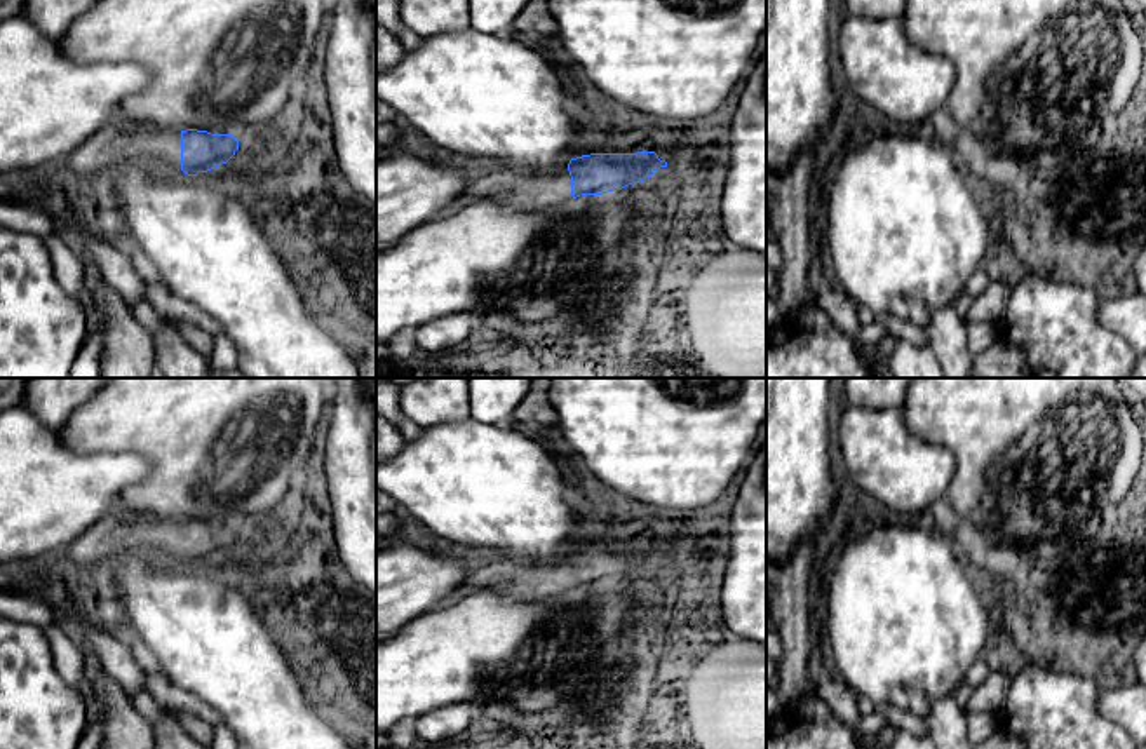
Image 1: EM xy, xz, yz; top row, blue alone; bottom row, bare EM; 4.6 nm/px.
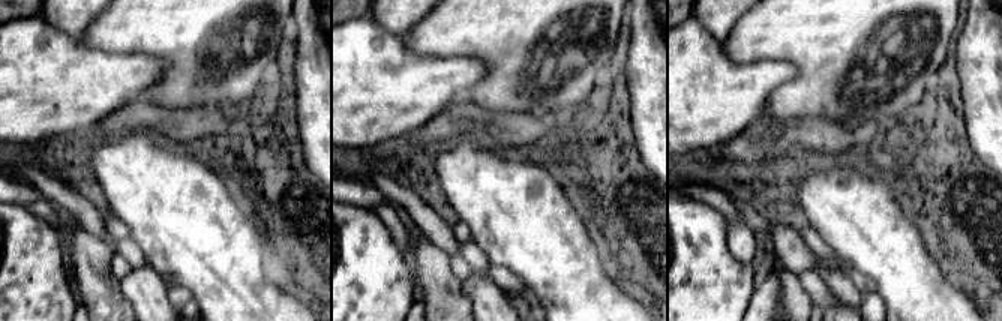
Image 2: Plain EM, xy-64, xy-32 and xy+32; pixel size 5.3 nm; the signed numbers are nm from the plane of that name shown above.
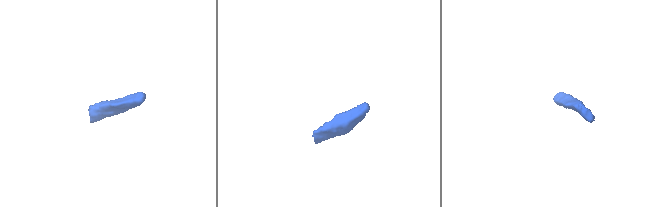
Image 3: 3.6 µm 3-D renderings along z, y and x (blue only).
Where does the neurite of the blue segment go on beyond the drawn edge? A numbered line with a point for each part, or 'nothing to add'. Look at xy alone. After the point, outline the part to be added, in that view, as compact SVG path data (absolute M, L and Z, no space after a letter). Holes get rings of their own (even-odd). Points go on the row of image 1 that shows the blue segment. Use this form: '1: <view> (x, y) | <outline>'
1: xy (159, 147) | M150 129L118 141L101 162L108 171L115 172L134 162L148 162L158 169L165 169L172 174L183 174L181 171L181 131L178 129Z

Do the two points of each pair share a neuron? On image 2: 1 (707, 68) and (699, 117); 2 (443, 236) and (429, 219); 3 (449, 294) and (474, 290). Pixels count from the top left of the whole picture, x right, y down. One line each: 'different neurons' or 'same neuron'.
1: same neuron
2: same neuron
3: different neurons

